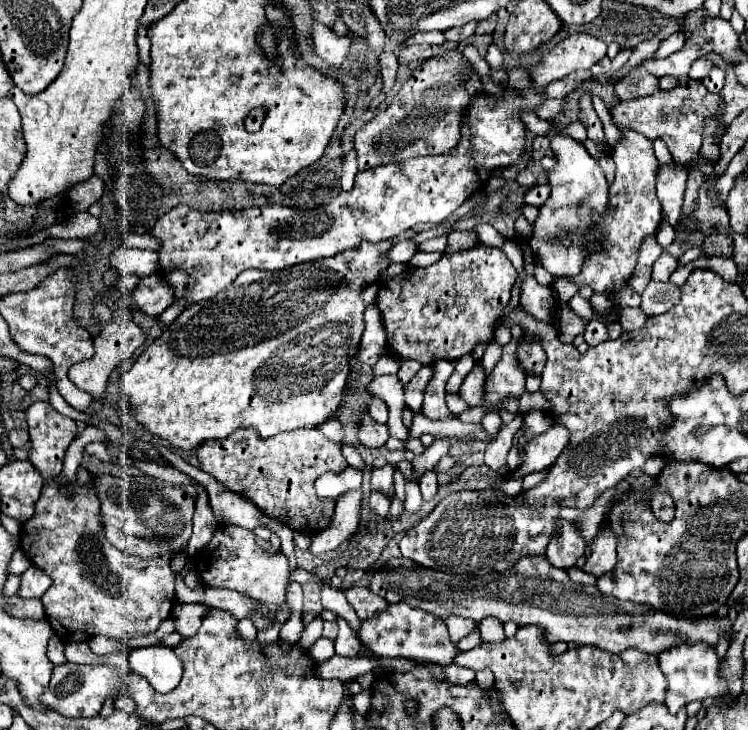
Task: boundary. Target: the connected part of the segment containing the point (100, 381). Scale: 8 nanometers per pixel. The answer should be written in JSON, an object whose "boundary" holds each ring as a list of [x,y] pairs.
{"boundary":[[[110,321],[108,325],[104,325],[100,335],[96,335],[93,339],[94,357],[88,359],[88,361],[80,361],[80,363],[72,365],[70,371],[68,371],[68,377],[70,377],[70,381],[74,381],[74,385],[78,389],[90,393],[94,399],[102,399],[106,383],[108,383],[108,377],[114,371],[114,367],[120,361],[132,357],[132,353],[142,343],[144,343],[144,333],[136,323],[132,323],[132,321]]]}

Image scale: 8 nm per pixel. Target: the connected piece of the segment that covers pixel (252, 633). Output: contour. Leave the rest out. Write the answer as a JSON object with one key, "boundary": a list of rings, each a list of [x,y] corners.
{"boundary":[[[240,619],[238,621],[238,635],[242,635],[242,643],[250,647],[250,643],[256,643],[256,627],[250,619]]]}

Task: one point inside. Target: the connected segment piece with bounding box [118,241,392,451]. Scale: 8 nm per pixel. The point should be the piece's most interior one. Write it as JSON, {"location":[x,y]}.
{"location":[192,384]}

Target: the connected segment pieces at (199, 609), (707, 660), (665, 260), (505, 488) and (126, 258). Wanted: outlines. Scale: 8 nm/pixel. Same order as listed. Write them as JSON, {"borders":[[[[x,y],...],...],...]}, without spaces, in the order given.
{"borders":[[[[182,603],[174,609],[174,631],[182,637],[192,637],[206,617],[206,611],[210,611],[208,605],[202,603]]],[[[682,643],[682,647],[672,647],[670,651],[662,651],[662,655],[658,655],[658,663],[668,681],[666,707],[670,713],[678,713],[678,709],[686,707],[692,701],[722,697],[728,691],[728,681],[718,671],[720,659],[716,655],[716,649],[708,643]]],[[[662,253],[656,263],[654,263],[654,271],[652,271],[652,279],[654,281],[668,281],[668,277],[674,273],[674,269],[678,267],[678,261],[668,255],[668,253]]],[[[510,479],[510,481],[506,481],[498,491],[506,493],[510,497],[518,497],[520,491],[522,491],[522,479]]],[[[120,246],[110,255],[112,267],[118,270],[120,275],[134,274],[138,277],[156,273],[158,265],[158,253],[146,249],[134,249],[134,247]]]]}

